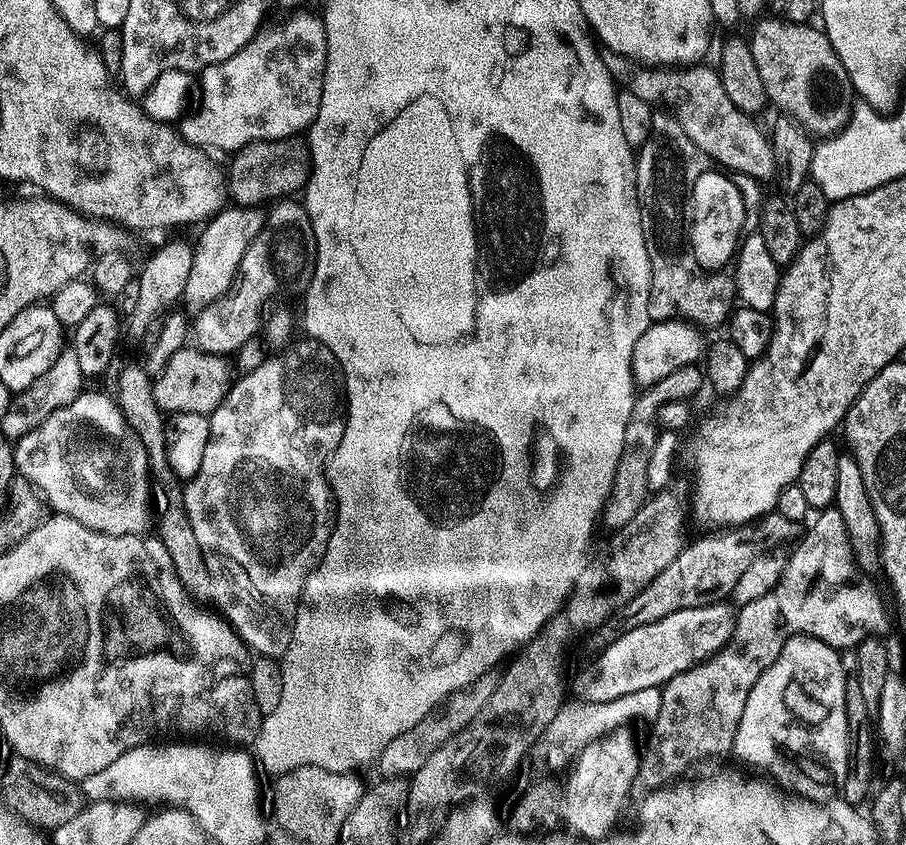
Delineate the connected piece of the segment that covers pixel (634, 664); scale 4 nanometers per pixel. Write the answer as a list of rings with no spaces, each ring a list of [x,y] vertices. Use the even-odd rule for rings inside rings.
[[[729,603],[708,604],[678,610],[658,622],[619,633],[614,642],[599,651],[599,656],[573,679],[572,688],[599,706],[632,693],[653,691],[678,673],[707,660],[728,644],[735,628],[735,609]]]

